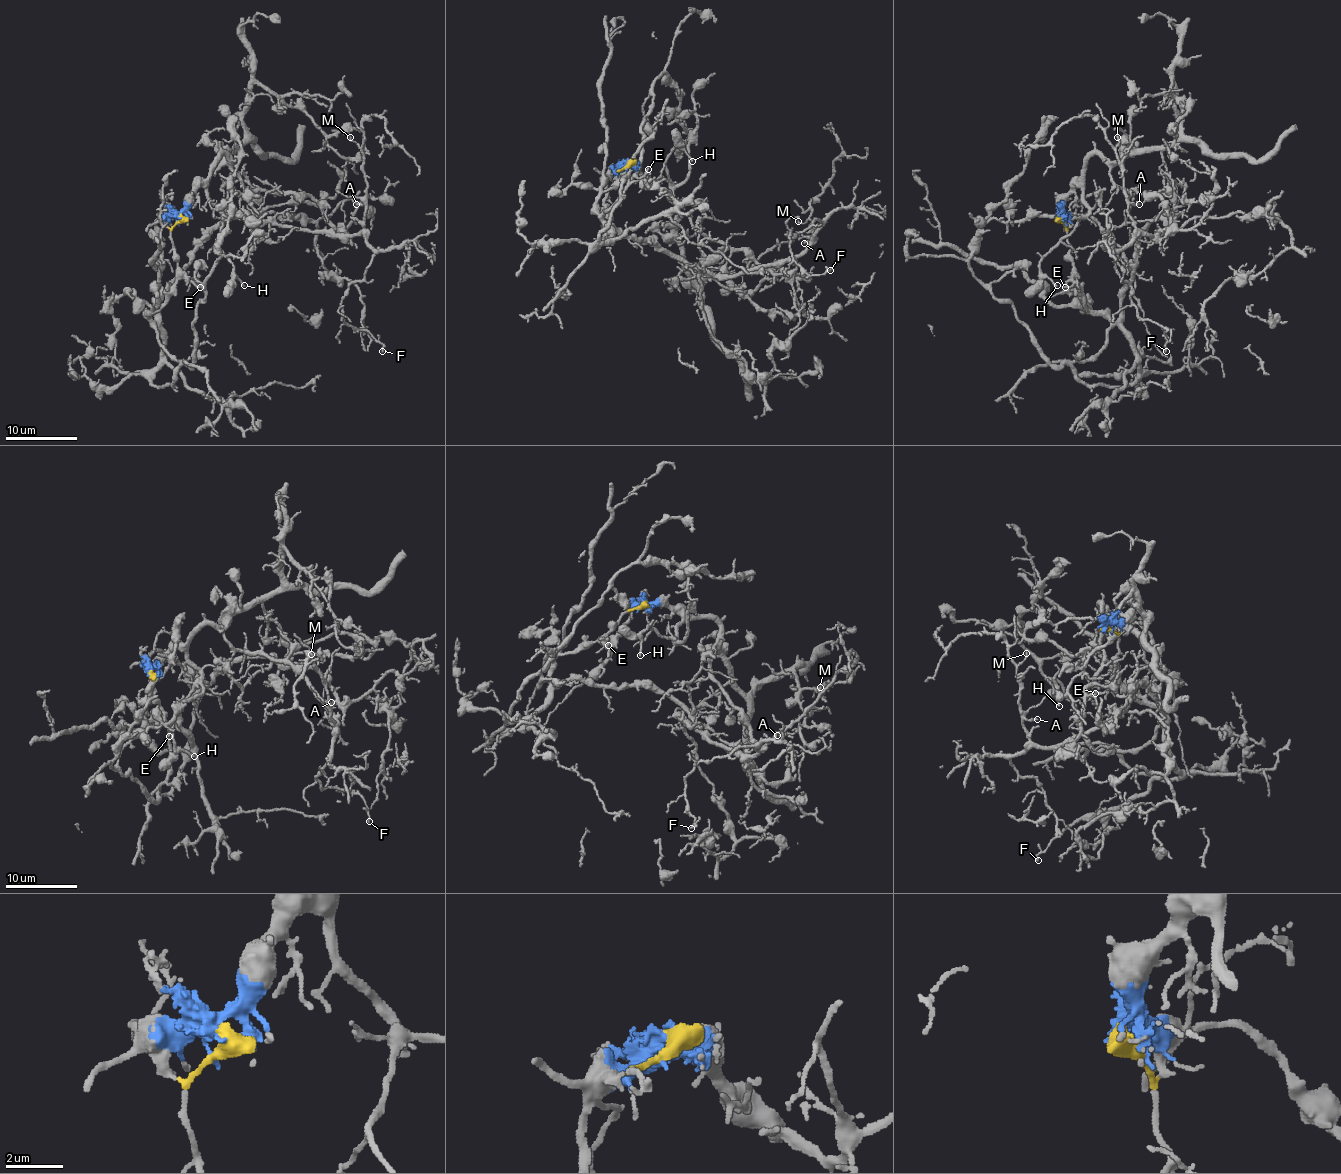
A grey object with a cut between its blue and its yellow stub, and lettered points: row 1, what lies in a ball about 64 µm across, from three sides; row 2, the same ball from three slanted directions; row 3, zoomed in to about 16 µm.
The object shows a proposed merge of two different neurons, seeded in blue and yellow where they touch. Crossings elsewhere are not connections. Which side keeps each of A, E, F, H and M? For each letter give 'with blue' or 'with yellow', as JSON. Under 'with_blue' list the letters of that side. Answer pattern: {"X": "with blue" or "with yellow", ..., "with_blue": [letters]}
{"A": "with yellow", "E": "with yellow", "F": "with yellow", "H": "with blue", "M": "with yellow", "with_blue": ["H"]}

